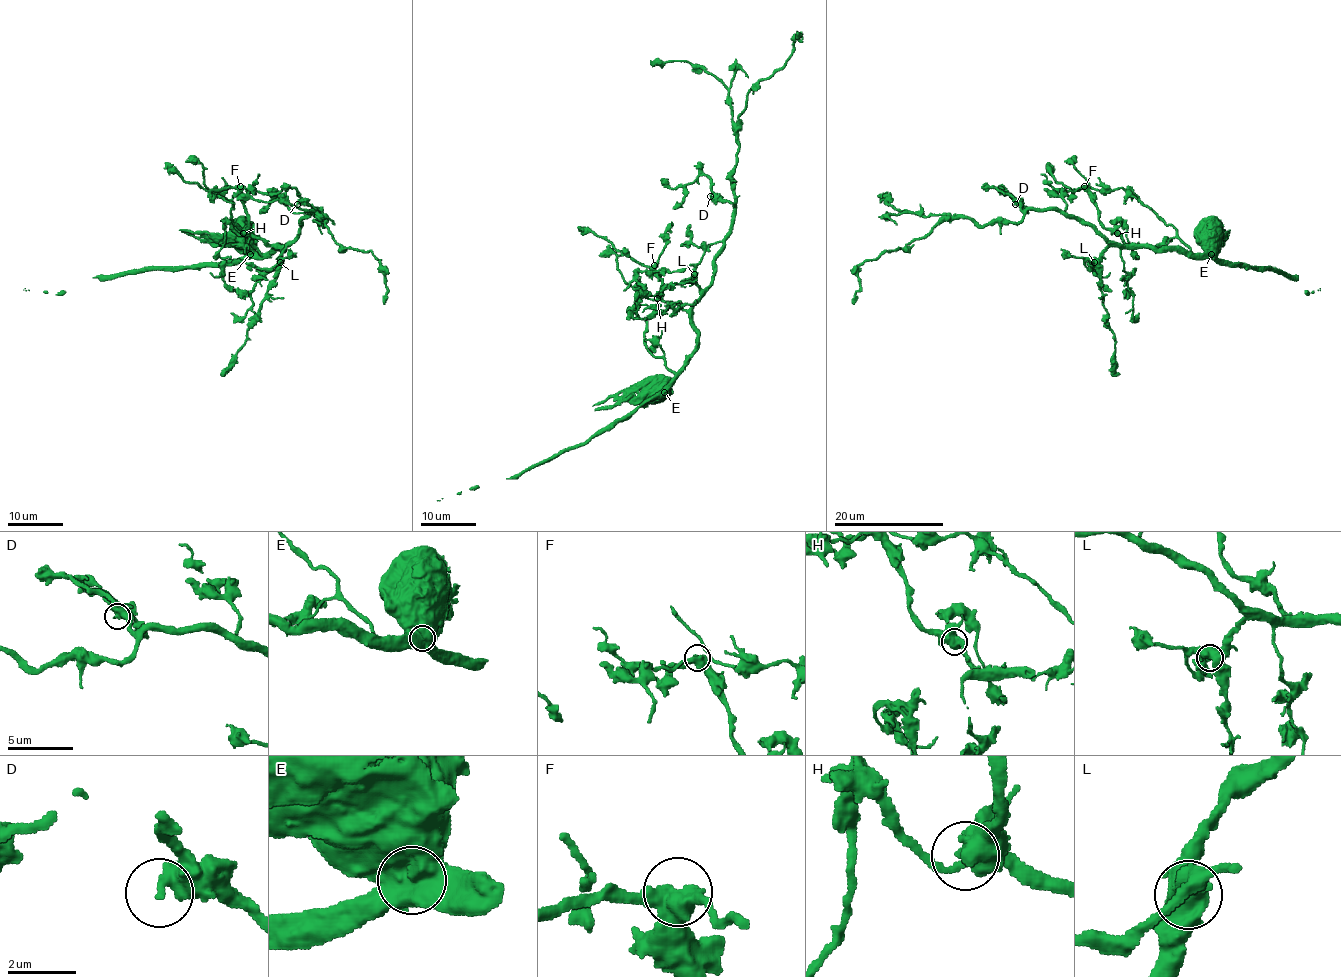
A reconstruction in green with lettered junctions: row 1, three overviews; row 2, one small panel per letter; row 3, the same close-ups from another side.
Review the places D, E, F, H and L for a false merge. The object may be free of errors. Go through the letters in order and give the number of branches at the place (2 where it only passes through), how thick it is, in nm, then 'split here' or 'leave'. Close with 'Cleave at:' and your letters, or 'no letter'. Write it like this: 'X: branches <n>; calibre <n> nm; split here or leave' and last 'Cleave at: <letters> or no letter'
D: branches 1; calibre 420 nm; leave
E: branches 1; calibre 1300 nm; split here
F: branches 3; calibre 440 nm; leave
H: branches 3; calibre 480 nm; leave
L: branches 2; calibre 650 nm; leave
Cleave at: E

